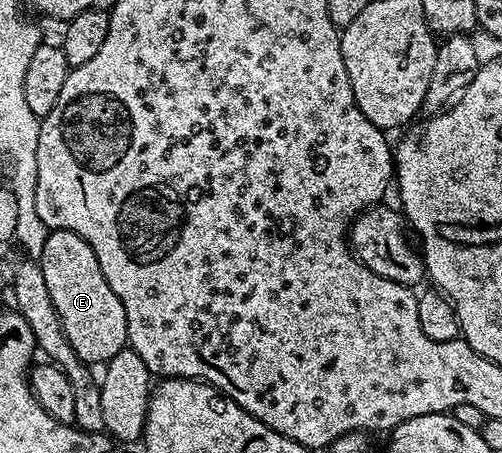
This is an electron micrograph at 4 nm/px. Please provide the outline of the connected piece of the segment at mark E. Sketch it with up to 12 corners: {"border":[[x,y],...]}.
{"border":[[50,230],[39,262],[63,333],[88,365],[128,344],[91,245]]}

